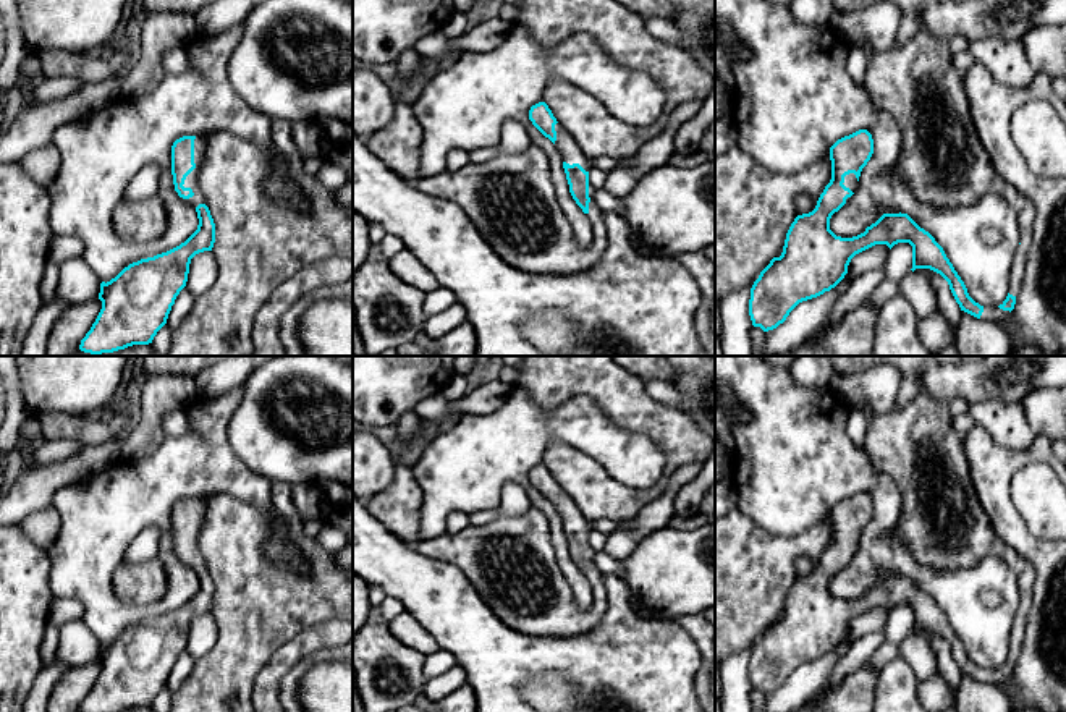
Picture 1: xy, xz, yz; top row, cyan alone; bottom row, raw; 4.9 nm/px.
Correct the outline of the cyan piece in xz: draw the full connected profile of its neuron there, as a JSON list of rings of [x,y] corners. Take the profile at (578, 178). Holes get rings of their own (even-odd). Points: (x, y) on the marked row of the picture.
[[[545,102],[531,107],[529,120],[561,154],[569,193],[592,223],[594,239],[587,248],[577,246],[556,201],[547,155],[532,144],[522,154],[498,154],[412,184],[459,206],[490,248],[522,272],[574,275],[590,270],[607,249],[603,210],[594,202],[597,189],[589,184],[592,162]]]

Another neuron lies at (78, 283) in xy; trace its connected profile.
[[[82,257],[60,265],[58,293],[70,306],[99,298],[102,280],[87,267]]]

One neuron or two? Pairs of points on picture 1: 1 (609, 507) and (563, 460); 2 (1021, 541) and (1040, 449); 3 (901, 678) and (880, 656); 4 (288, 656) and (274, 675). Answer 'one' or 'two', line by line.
1: one
2: one
3: two
4: one

